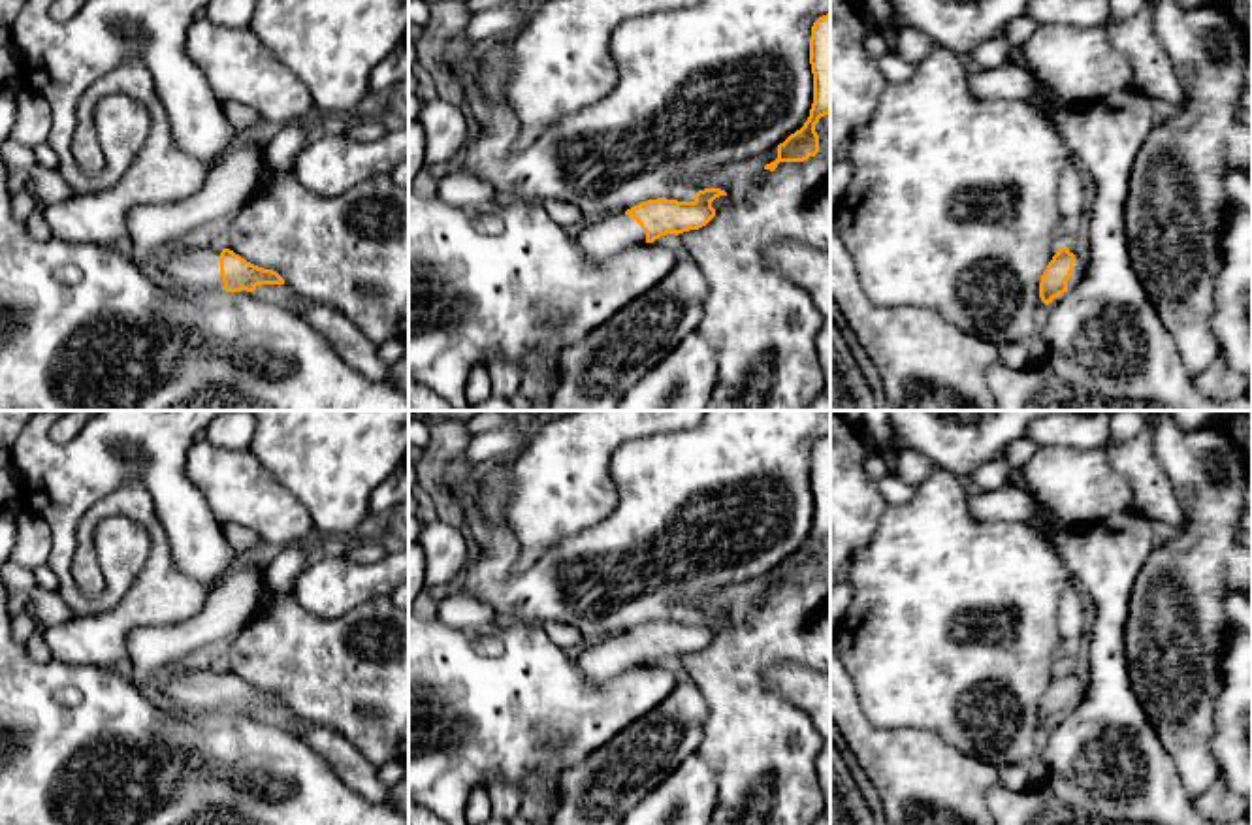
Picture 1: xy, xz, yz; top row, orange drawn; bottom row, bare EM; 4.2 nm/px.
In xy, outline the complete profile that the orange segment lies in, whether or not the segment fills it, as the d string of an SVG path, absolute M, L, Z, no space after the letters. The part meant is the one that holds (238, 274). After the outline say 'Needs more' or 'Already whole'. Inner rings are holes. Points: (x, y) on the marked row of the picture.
M205 237L164 247L156 273L177 290L254 292L260 284L284 284L277 271L258 267Z. Needs more

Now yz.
M1060 247L1041 275L1041 301L1049 305L1060 294L1073 290L1081 283L1084 269L1084 262L1069 247Z. Needs more

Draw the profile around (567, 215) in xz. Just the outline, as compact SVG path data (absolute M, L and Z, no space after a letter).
M548 200L542 203L542 207L565 230L576 232L586 224L584 213L572 203Z

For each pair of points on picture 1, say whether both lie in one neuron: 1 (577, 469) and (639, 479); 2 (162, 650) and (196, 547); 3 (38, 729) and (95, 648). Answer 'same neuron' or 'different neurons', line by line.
1: different neurons
2: different neurons
3: different neurons

